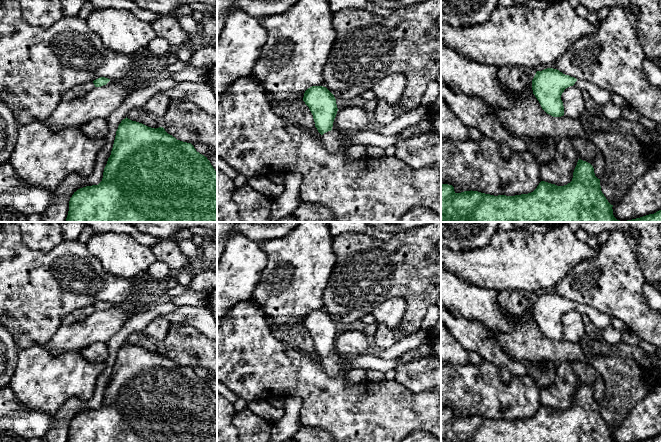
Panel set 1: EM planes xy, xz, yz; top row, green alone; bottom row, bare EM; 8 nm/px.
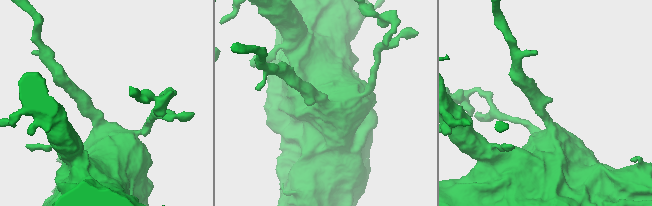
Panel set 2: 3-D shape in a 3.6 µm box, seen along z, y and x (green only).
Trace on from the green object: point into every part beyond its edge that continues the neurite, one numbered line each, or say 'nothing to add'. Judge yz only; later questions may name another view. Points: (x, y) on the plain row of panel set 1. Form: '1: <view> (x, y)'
1: yz (602, 320)

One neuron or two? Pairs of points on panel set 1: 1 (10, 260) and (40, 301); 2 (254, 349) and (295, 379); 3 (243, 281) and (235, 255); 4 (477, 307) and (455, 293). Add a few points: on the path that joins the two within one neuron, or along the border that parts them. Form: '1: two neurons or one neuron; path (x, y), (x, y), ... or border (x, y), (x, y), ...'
1: one neuron; path (10, 270), (30, 291)
2: one neuron; path (264, 359), (275, 370), (285, 372)
3: one neuron; path (243, 275), (241, 261)
4: one neuron; path (472, 302), (460, 297)

